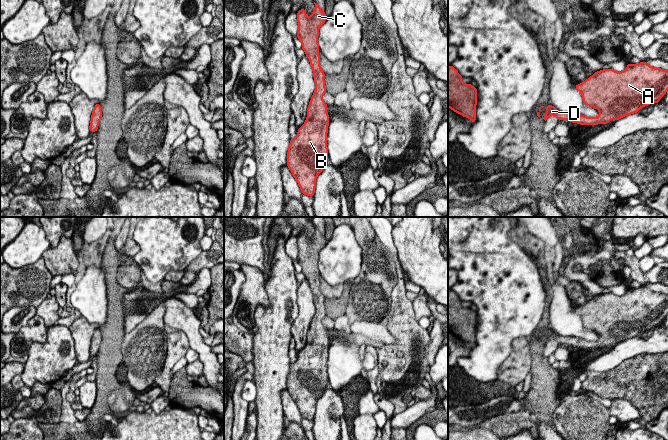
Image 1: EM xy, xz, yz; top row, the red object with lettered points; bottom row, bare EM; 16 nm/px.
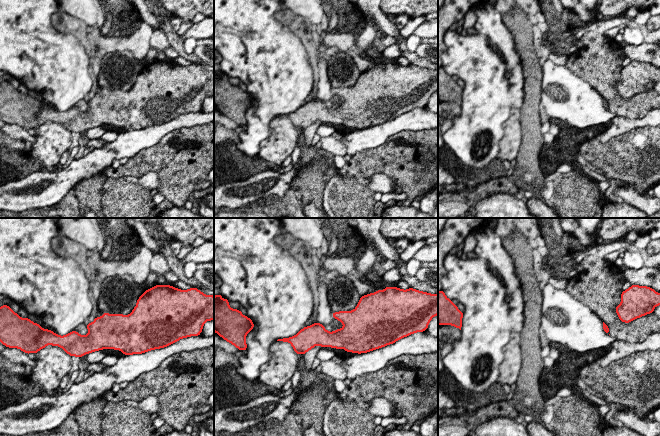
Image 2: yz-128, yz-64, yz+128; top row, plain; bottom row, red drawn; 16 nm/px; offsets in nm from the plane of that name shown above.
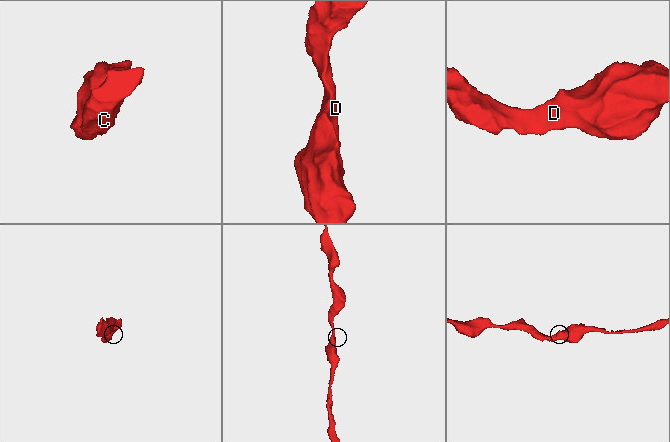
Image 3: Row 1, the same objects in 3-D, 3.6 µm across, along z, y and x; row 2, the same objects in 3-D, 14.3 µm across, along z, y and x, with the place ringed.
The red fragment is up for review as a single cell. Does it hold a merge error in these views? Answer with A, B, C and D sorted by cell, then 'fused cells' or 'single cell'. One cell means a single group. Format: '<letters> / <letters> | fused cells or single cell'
A B C D | single cell

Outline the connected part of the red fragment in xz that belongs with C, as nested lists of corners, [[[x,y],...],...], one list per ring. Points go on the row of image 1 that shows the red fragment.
[[[314,2],[312,15],[308,17],[305,9],[297,12],[297,38],[310,61],[315,81],[315,91],[307,108],[305,123],[298,129],[297,136],[290,140],[287,152],[287,166],[299,184],[304,195],[313,197],[316,178],[327,165],[327,132],[329,115],[323,100],[326,92],[325,73],[320,67],[318,35],[319,28],[327,20],[325,11]]]

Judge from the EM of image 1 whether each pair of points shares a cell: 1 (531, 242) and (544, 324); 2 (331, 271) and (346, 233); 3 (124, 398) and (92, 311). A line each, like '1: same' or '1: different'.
1: different
2: same
3: different

